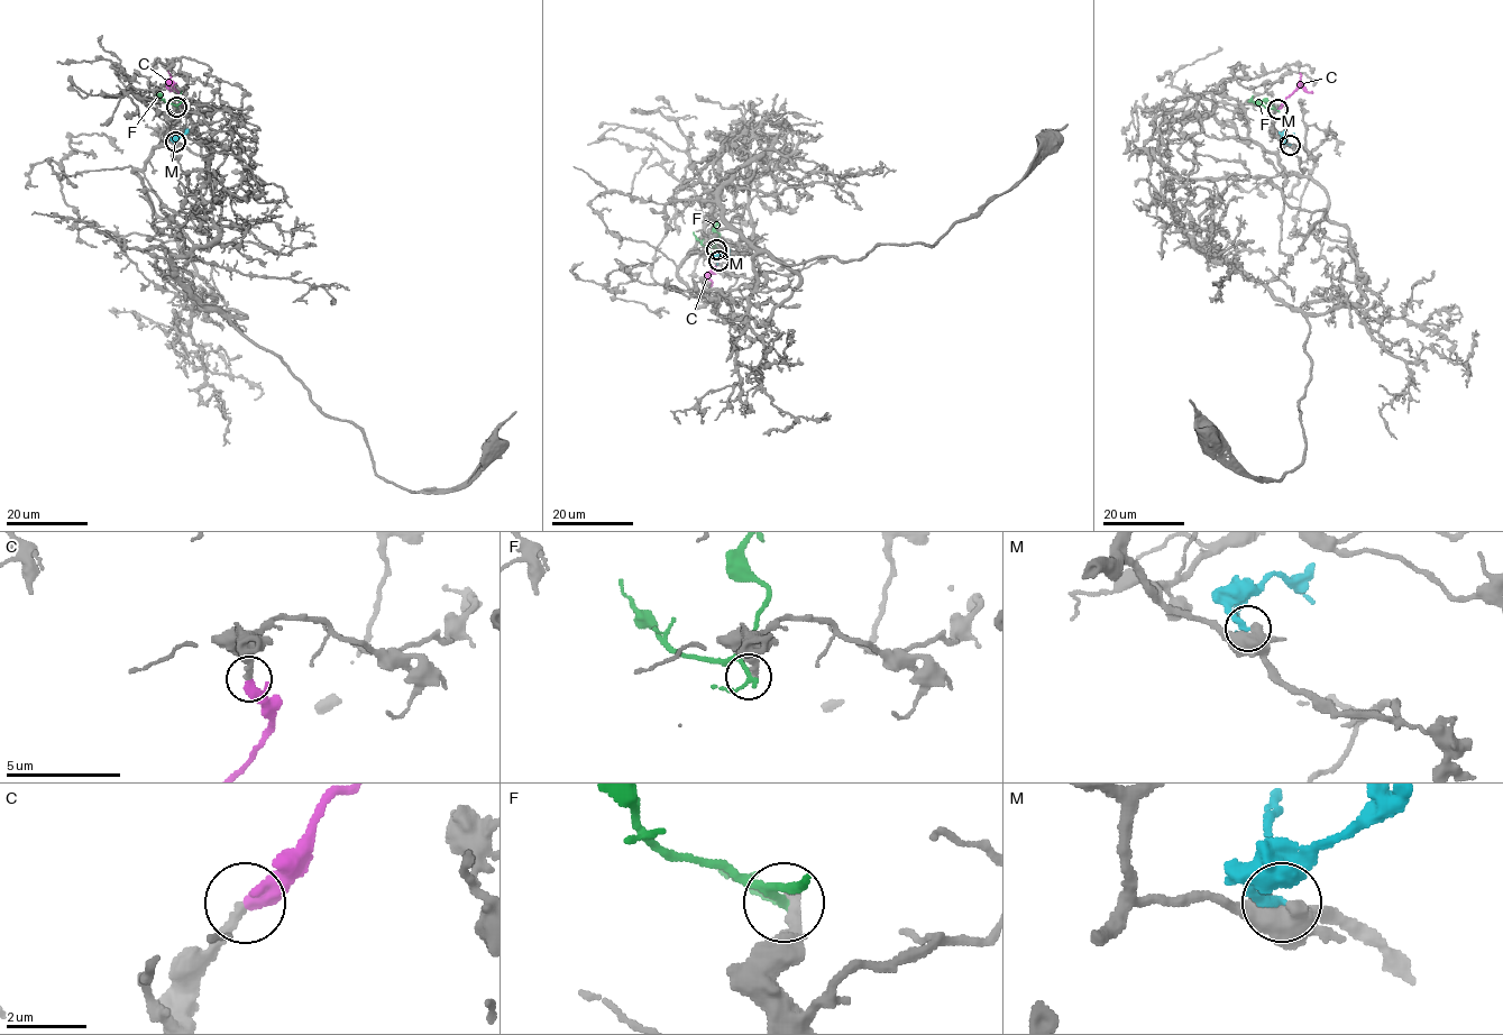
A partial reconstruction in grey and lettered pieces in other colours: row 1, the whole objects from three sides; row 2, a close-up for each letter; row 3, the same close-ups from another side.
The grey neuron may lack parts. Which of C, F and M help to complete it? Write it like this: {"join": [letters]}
{"join": ["C"]}

